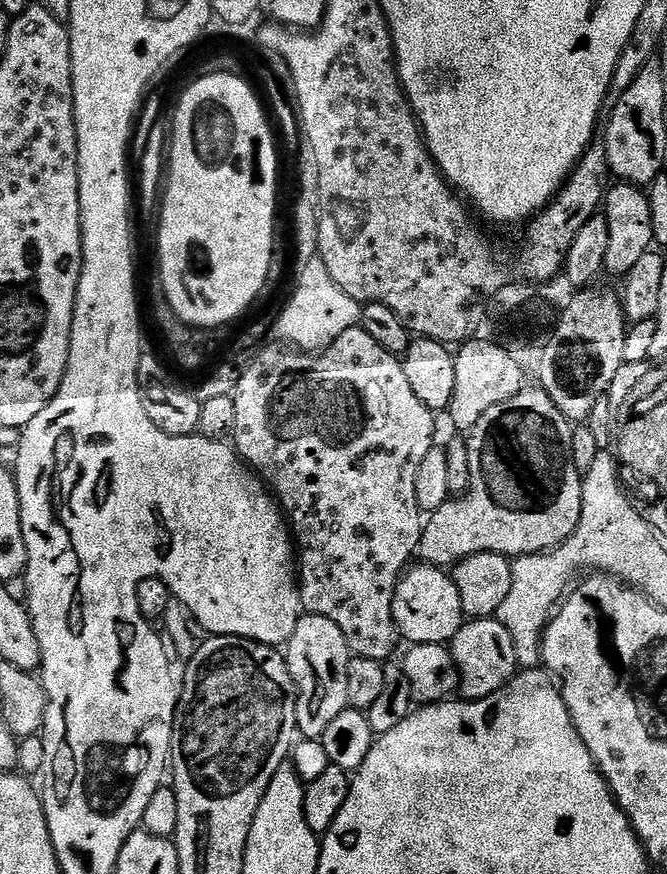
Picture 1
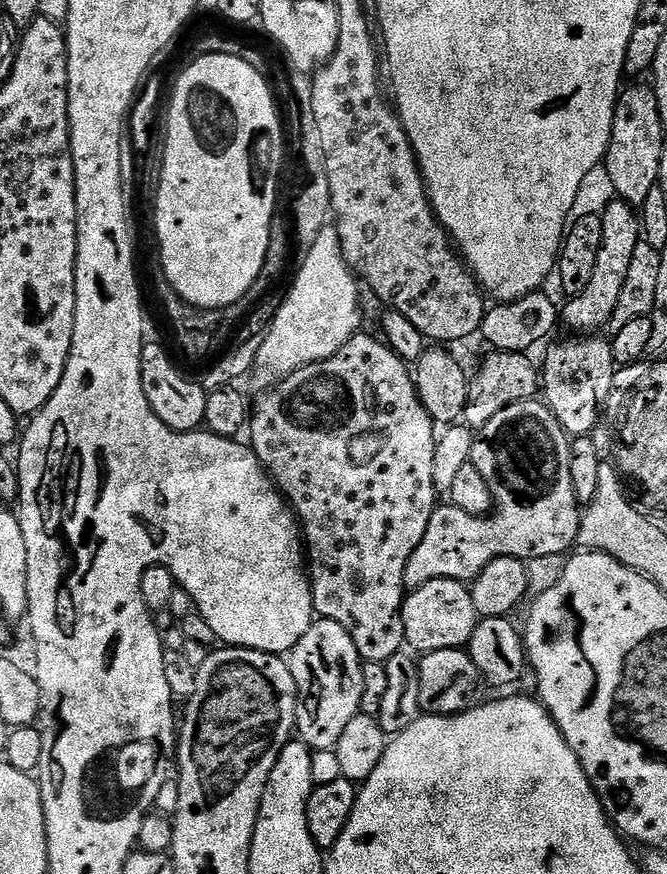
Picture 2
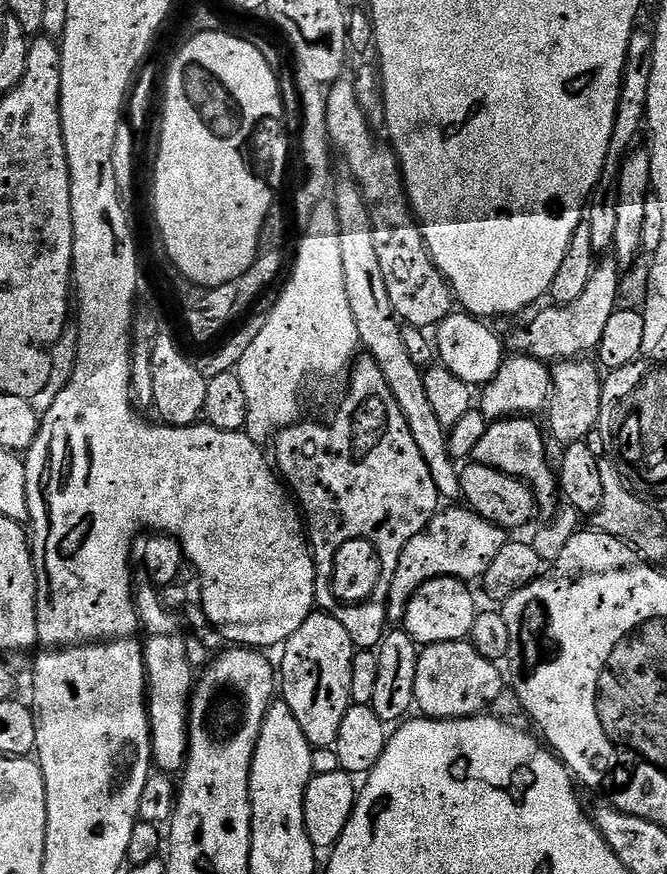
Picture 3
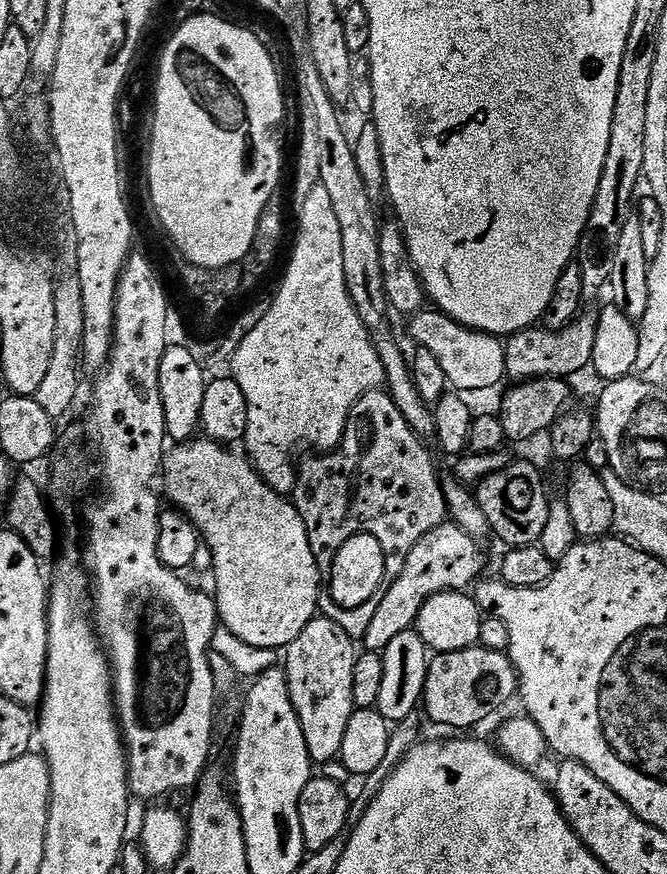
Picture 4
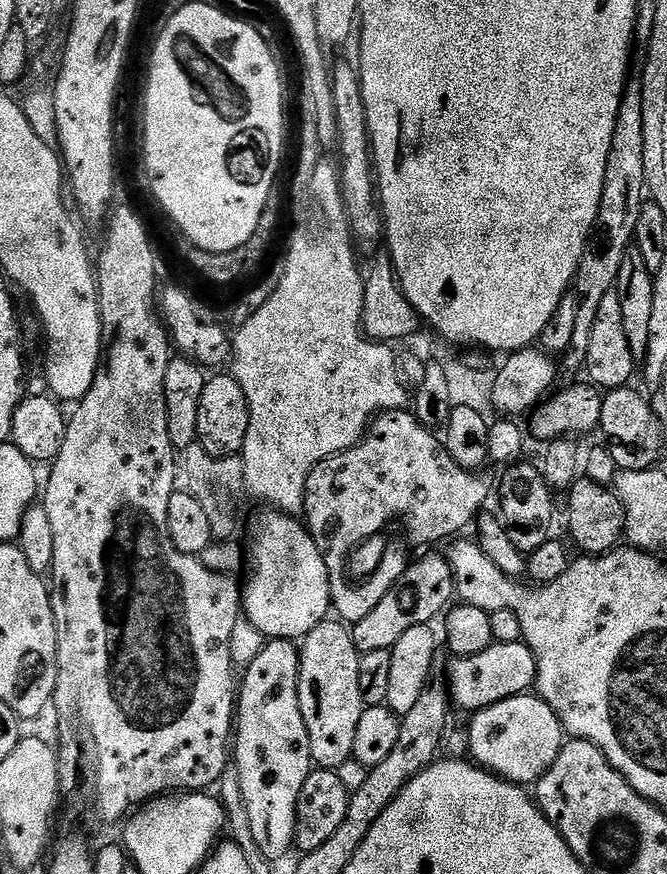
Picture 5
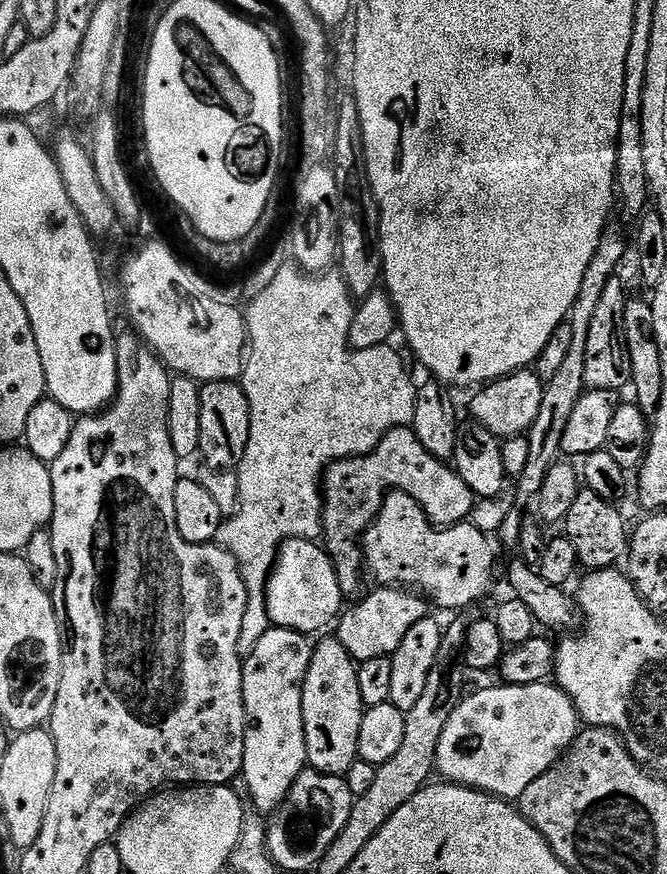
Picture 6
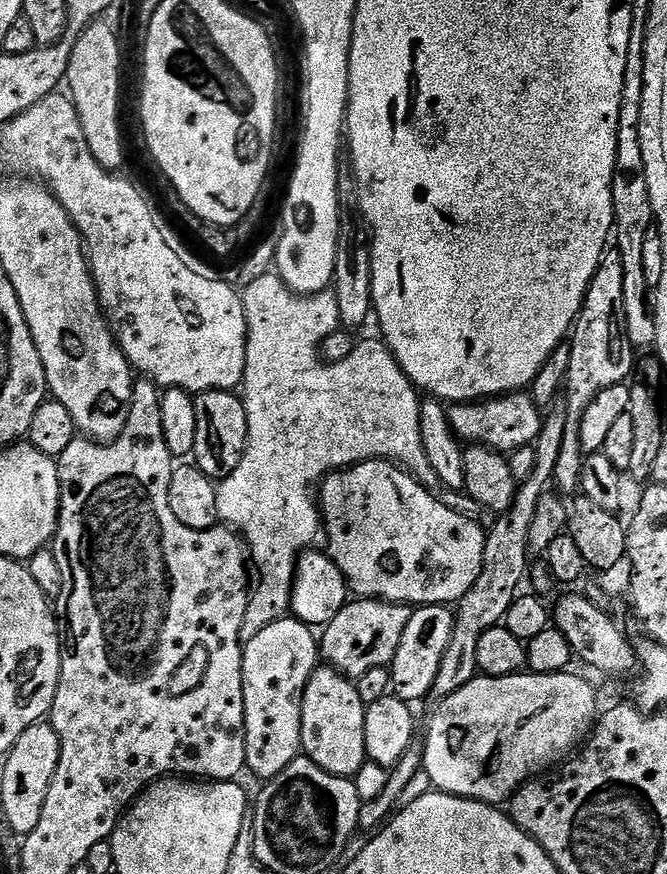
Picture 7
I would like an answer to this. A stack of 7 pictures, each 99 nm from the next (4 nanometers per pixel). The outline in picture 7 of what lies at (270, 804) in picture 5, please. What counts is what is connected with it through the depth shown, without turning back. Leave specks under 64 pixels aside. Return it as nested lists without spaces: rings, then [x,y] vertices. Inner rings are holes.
[[[295,618],[270,622],[255,638],[243,645],[242,690],[244,691],[244,737],[246,738],[247,771],[261,776],[261,781],[273,780],[290,762],[301,755],[302,749],[302,698],[312,672],[318,667],[318,636],[309,625]]]

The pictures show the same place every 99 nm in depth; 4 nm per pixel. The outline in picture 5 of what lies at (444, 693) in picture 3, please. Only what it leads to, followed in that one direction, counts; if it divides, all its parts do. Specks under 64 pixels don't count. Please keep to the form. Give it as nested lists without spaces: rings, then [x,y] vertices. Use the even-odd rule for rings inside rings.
[[[493,642],[489,648],[473,656],[457,656],[447,665],[448,694],[453,705],[456,704],[467,714],[481,712],[483,708],[494,706],[511,696],[525,695],[536,682],[536,659],[528,645],[523,642],[506,642],[498,644]]]

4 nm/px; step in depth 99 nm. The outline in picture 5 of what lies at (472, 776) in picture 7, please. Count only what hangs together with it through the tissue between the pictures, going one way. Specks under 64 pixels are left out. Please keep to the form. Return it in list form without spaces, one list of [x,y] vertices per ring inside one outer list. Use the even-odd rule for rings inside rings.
[[[536,694],[511,696],[475,713],[468,724],[467,755],[485,772],[521,786],[535,785],[558,758],[566,733],[554,710]]]

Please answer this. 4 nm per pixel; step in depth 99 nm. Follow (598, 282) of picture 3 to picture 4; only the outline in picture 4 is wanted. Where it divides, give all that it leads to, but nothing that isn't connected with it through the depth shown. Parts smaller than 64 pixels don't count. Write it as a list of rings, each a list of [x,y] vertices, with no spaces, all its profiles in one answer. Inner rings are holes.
[[[581,314],[562,330],[557,332],[543,326],[527,328],[525,332],[515,332],[507,337],[504,345],[505,370],[507,379],[512,382],[538,380],[546,376],[572,378],[575,372],[587,369],[594,354],[594,334],[596,316]]]

